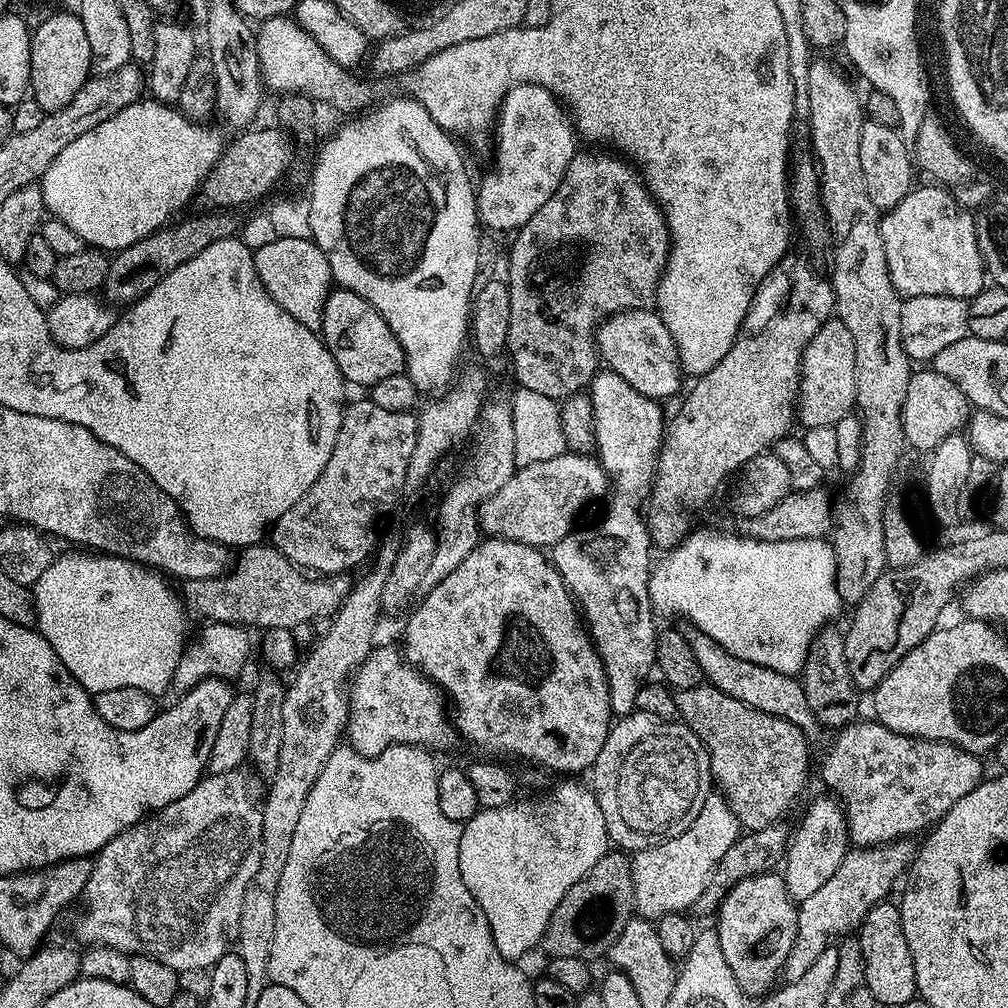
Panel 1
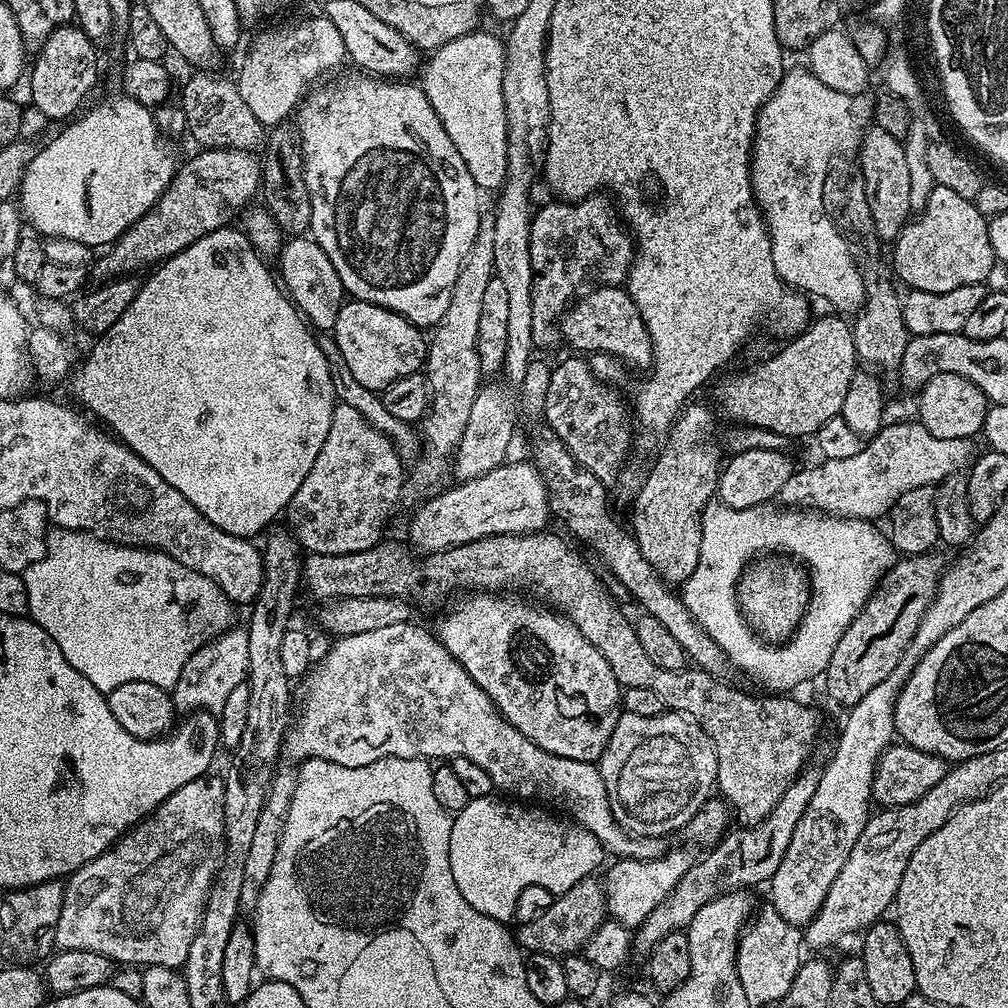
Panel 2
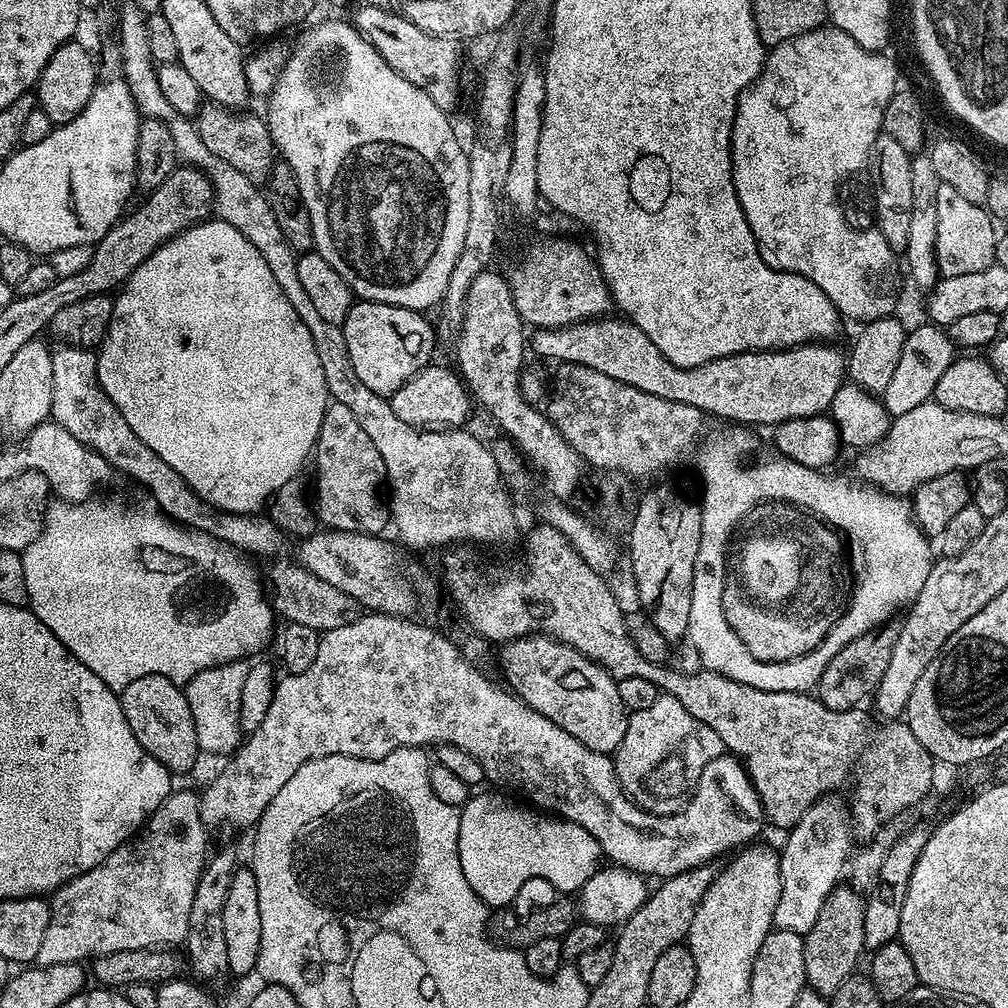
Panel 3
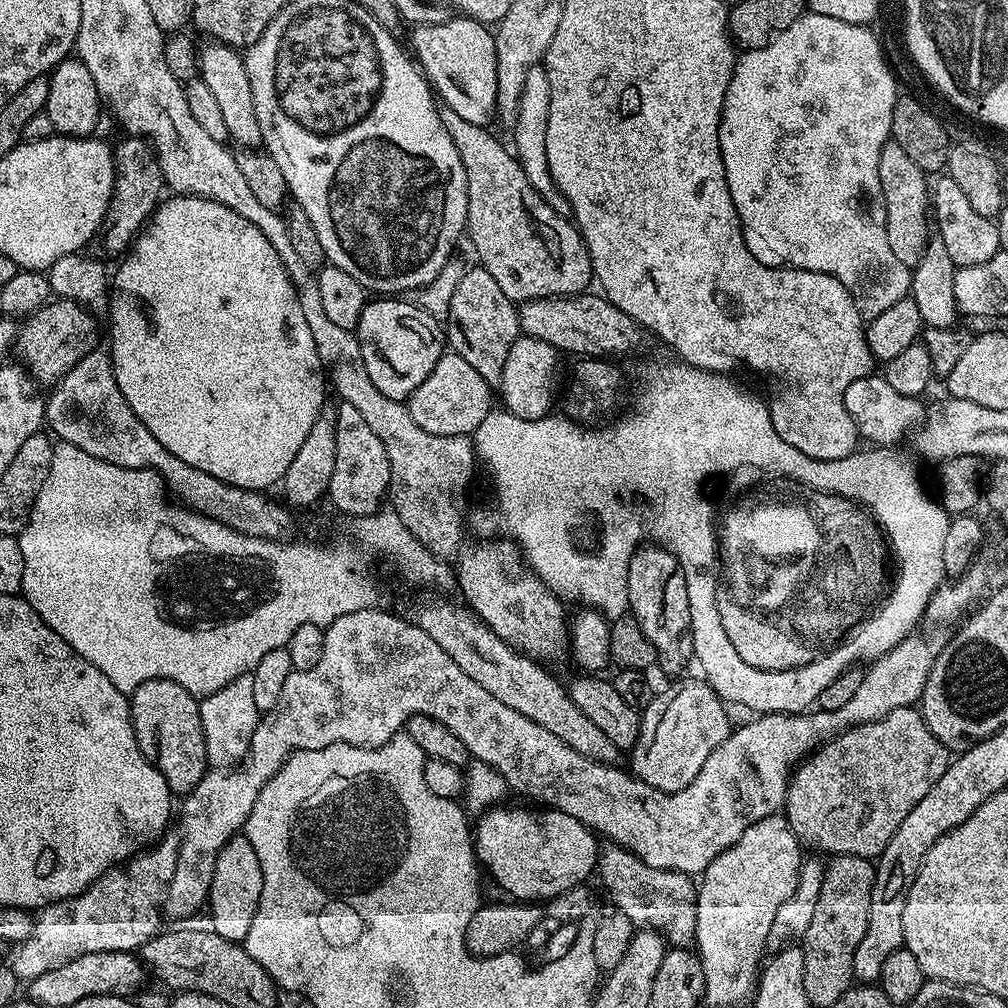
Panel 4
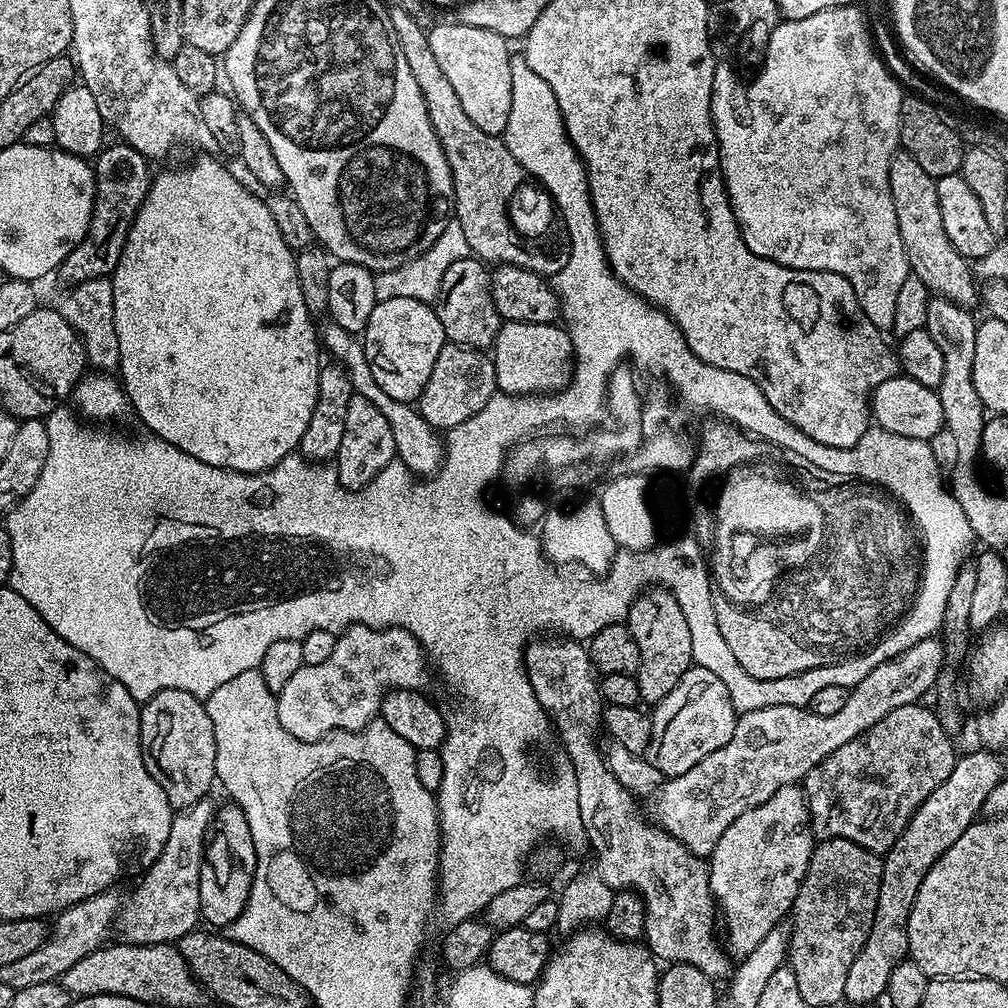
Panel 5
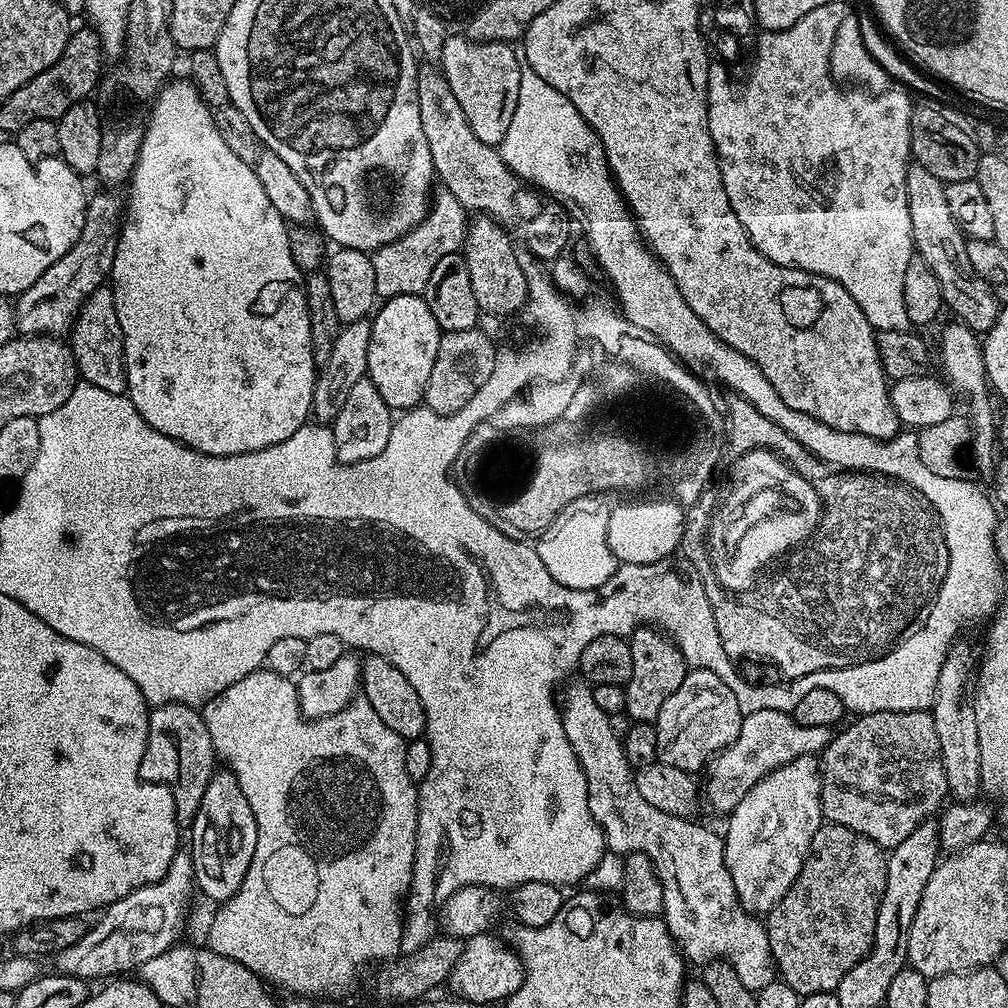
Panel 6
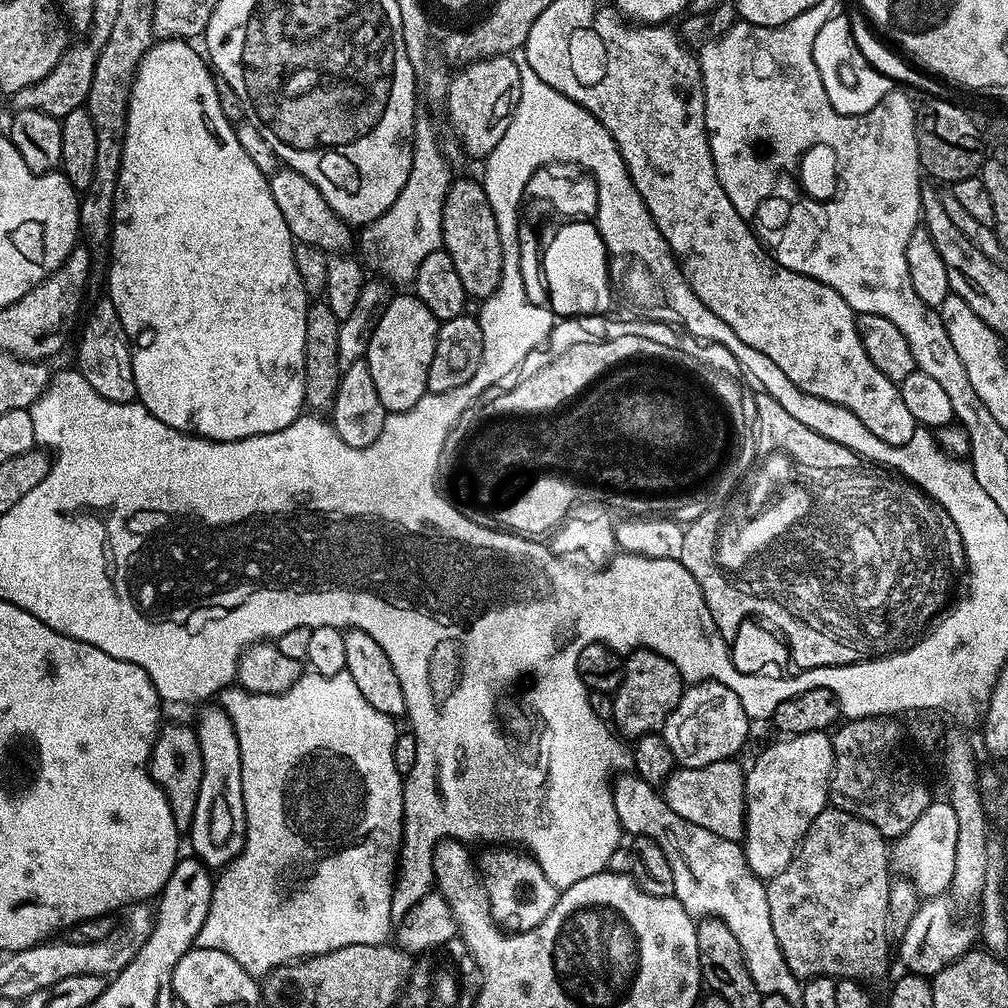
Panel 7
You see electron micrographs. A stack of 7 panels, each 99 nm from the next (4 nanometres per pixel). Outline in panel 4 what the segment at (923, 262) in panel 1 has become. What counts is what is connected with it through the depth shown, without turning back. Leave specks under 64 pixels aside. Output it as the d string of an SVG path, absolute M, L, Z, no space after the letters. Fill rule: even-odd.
M946 174L935 177L930 188L930 212L934 217L934 224L940 227L938 238L946 246L946 254L950 254L952 263L957 268L978 266L982 262L990 262L994 254L1001 251L1000 230L995 219L978 214L974 206L970 206L954 178ZM937 179L937 180L936 180Z

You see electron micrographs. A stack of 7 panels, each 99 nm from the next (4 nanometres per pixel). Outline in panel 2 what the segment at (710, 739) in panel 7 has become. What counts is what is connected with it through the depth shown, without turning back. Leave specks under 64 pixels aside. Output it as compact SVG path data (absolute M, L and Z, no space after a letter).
M665 710L661 716L654 718L642 718L639 714L630 714L624 712L614 726L614 734L610 734L610 742L606 742L606 750L601 754L598 767L602 774L602 782L606 782L606 794L610 802L610 810L614 814L614 818L621 824L627 832L631 832L634 836L658 836L661 838L668 838L671 832L687 829L688 823L694 818L694 814L698 814L698 810L704 808L704 803L707 800L713 799L714 789L716 788L716 771L718 770L718 758L714 746L710 742L710 738L703 732L703 730L689 720L687 716Z

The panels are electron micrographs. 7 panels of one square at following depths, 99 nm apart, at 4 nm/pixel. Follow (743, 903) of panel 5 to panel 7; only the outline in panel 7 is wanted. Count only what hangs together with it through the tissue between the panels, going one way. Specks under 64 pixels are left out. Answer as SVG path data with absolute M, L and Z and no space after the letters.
M808 731L806 734L780 738L777 744L764 748L760 757L747 769L744 778L744 857L755 876L767 882L785 870L795 856L796 848L810 829L810 824L818 814L829 807L828 783L832 777L834 750L832 737L827 731Z

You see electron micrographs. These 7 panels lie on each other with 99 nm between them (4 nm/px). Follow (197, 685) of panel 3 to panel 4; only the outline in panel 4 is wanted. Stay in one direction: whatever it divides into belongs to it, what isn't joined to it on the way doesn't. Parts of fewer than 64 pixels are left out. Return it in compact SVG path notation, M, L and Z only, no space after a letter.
M251 675L234 678L222 690L214 690L214 694L200 700L200 717L206 742L208 763L213 769L231 768L248 755L248 747L252 741L252 730L260 722L262 713L254 706L254 682Z

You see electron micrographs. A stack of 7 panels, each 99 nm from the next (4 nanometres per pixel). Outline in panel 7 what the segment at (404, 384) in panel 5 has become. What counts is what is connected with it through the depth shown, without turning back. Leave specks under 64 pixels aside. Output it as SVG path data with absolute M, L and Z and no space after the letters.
M415 294L408 296L393 295L378 330L370 338L368 347L368 369L374 386L378 389L378 398L385 413L405 412L414 406L428 392L430 362L434 362L434 346L438 338L440 324L426 310L426 306Z

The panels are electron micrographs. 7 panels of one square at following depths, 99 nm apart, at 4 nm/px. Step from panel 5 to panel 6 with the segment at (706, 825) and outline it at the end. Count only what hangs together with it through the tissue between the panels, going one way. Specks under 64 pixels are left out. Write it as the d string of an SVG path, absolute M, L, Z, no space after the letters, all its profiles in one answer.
M758 710L745 715L742 722L742 730L738 730L738 738L730 742L722 751L717 752L707 765L708 785L703 785L702 792L708 795L708 804L716 812L727 814L736 809L738 802L746 798L749 790L763 778L770 774L776 768L786 766L786 762L794 762L794 758L810 756L813 754L823 753L826 745L832 741L834 735L832 728L826 726L802 726L791 714L779 712L778 710Z

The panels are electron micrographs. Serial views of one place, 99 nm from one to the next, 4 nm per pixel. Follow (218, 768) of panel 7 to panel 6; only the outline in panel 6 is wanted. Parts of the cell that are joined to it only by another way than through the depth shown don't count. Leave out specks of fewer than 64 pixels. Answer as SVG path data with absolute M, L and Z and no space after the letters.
M230 770L213 772L210 782L206 782L206 794L202 794L202 806L190 825L192 831L192 865L194 884L208 900L223 902L229 900L242 886L246 870L254 858L254 846L258 846L258 826L238 778Z

